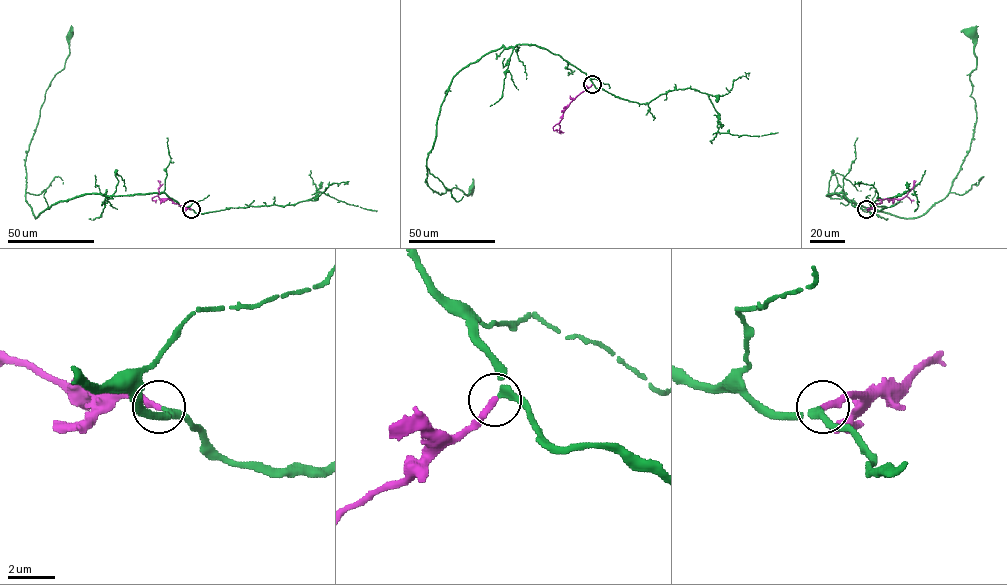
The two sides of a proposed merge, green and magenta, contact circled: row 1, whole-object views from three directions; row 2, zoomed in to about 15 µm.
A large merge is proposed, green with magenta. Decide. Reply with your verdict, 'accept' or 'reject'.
accept

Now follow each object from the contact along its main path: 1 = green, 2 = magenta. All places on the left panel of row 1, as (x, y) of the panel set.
1: (191, 209), (164, 193), (84, 193), (35, 217), (26, 201), (26, 152), (46, 89), (69, 53), (71, 32)
2: (191, 209), (170, 199), (161, 199), (158, 180)

